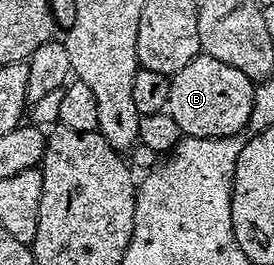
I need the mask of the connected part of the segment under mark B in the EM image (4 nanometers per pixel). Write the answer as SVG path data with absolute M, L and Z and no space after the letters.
M199 53L170 78L168 112L188 138L233 138L250 124L255 83L244 72Z

